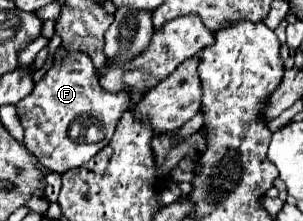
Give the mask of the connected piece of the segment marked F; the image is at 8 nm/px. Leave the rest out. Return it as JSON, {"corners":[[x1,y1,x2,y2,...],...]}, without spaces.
{"corners":[[56,49,52,67,36,83,36,89,28,97,24,97,20,105,16,105,16,111,24,127,24,145,40,159,40,165,44,169,64,173,72,167,88,163,102,147,108,145,126,105,128,105,128,93,102,91,96,67,92,65,88,53,64,53,64,49]]}

